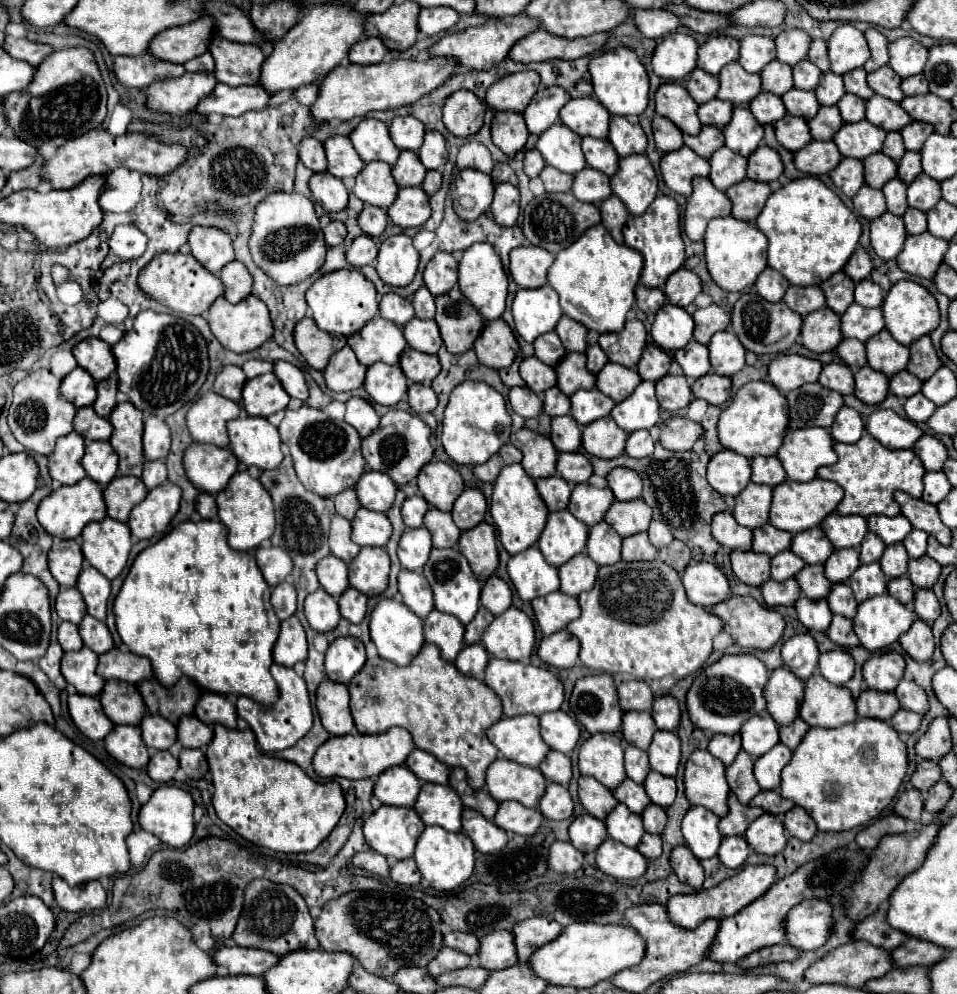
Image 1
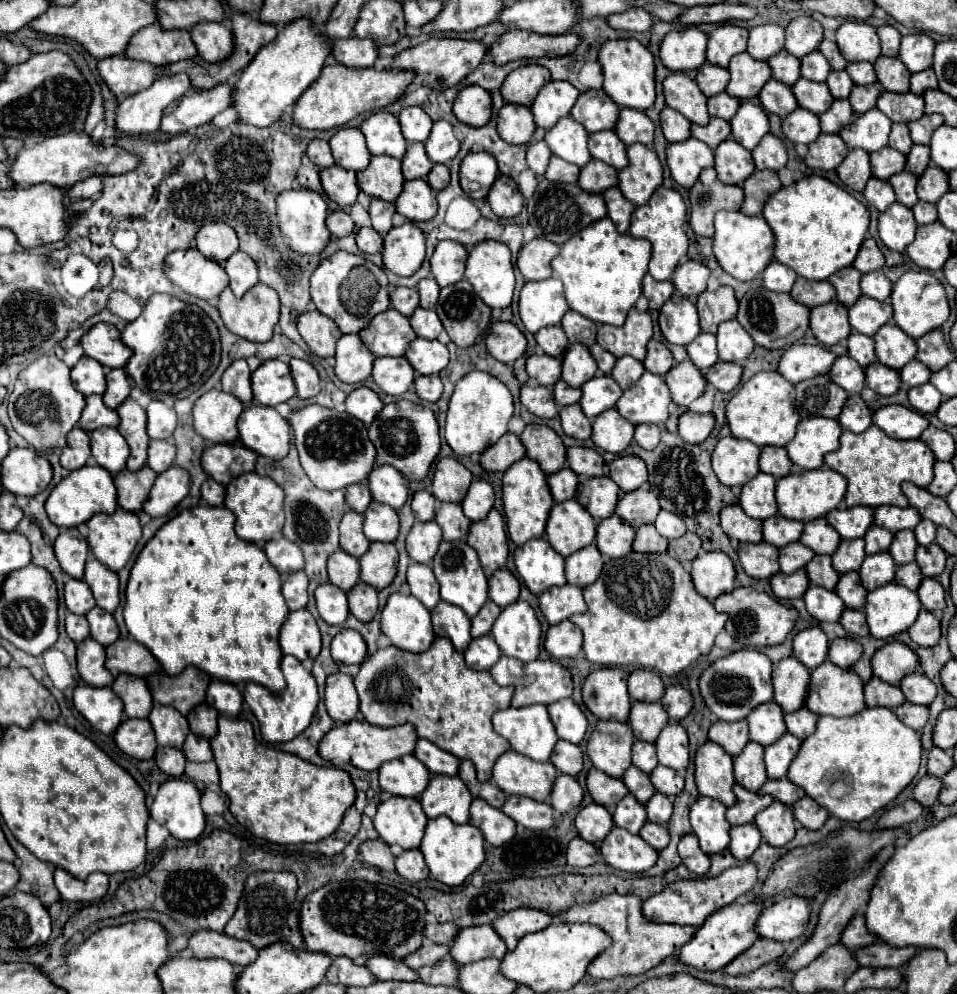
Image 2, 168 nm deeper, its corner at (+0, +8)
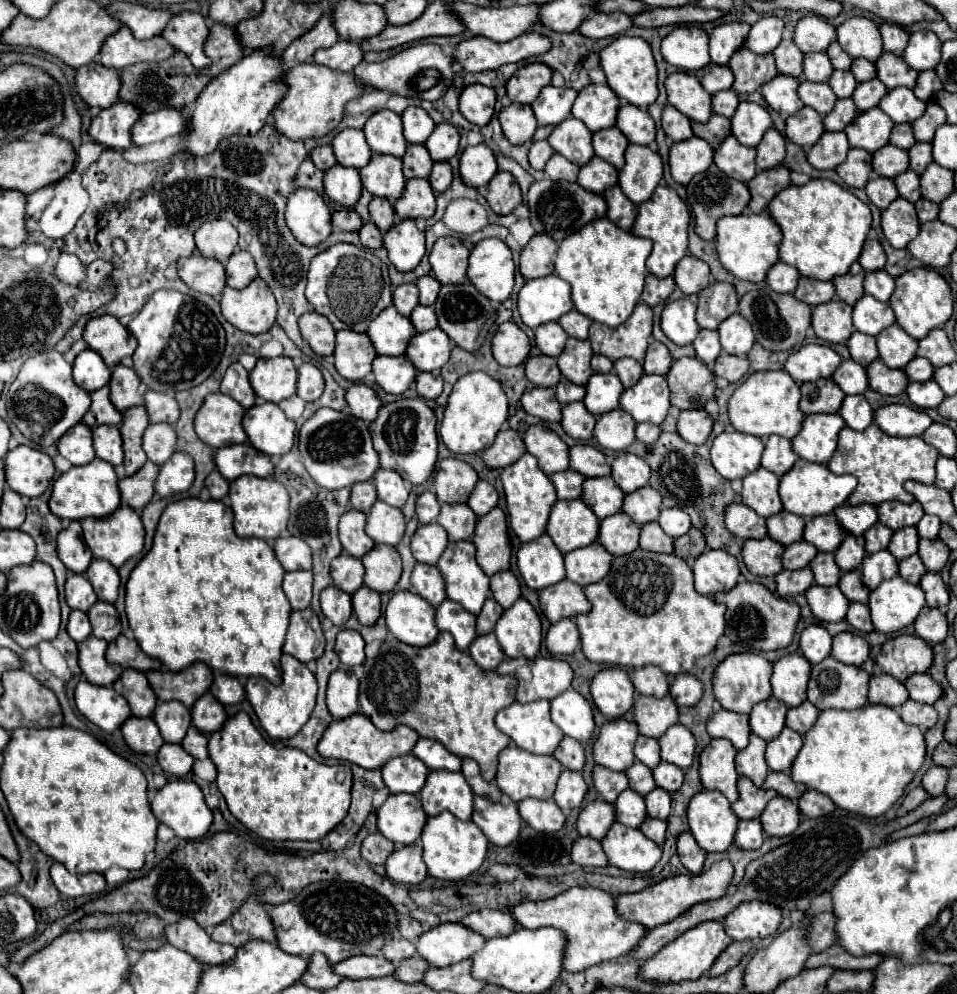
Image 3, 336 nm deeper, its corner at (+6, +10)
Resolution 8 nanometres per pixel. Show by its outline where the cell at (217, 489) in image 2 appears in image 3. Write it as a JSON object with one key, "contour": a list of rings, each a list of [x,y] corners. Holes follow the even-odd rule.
{"contour":[[[214,470],[214,472],[206,478],[206,488],[210,490],[210,494],[212,494],[214,500],[226,500],[226,496],[228,496],[228,486],[230,486],[230,482],[228,482],[218,470]]]}

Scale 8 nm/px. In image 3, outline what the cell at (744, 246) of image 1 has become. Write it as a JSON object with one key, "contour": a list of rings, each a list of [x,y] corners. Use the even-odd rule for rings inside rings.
{"contour":[[[768,212],[762,214],[740,214],[740,216],[724,216],[718,220],[718,236],[716,248],[722,266],[732,272],[736,278],[746,282],[762,282],[768,270],[780,260],[778,246],[782,242],[782,232],[776,222],[772,222]]]}

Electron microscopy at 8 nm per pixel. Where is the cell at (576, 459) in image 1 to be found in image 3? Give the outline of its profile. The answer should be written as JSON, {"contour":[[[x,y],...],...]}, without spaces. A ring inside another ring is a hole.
{"contour":[[[578,444],[570,448],[570,468],[584,474],[586,478],[596,476],[610,476],[612,468],[606,462],[606,456],[588,444]]]}

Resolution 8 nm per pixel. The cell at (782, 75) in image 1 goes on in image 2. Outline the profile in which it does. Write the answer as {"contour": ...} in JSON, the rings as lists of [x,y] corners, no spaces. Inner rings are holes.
{"contour":[[[786,50],[774,54],[768,64],[772,68],[772,76],[776,80],[782,80],[786,86],[792,86],[800,78],[800,60],[790,56]]]}

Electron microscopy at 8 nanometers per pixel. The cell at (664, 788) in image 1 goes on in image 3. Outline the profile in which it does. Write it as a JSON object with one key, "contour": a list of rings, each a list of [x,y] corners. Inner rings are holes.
{"contour":[[[660,762],[656,768],[654,768],[654,780],[660,788],[668,790],[670,794],[676,792],[682,782],[684,782],[684,772],[678,768],[678,766],[672,766],[668,762]]]}

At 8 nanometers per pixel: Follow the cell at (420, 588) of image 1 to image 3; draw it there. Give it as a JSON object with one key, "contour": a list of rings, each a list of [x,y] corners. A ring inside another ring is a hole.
{"contour":[[[416,564],[412,572],[412,588],[422,598],[426,598],[432,606],[440,606],[446,600],[444,578],[436,566],[430,564]]]}

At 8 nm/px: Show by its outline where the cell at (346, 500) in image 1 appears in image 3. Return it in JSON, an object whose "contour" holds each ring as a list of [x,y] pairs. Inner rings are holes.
{"contour":[[[362,482],[362,484],[356,484],[352,486],[352,494],[350,494],[350,502],[356,510],[360,512],[370,512],[372,504],[378,500],[376,496],[376,486],[372,482]]]}

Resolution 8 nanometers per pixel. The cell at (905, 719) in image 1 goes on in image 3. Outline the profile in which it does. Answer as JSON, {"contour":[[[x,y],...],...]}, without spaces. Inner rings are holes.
{"contour":[[[906,700],[900,706],[900,716],[904,722],[920,726],[922,730],[932,728],[938,722],[938,712],[930,704],[920,704],[916,700]]]}

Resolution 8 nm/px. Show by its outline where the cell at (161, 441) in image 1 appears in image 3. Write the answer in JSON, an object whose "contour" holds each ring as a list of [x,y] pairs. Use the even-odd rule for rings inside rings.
{"contour":[[[148,390],[146,392],[146,410],[148,410],[152,424],[156,424],[156,422],[176,424],[176,420],[180,418],[180,406],[178,406],[176,398],[172,398],[164,392]]]}

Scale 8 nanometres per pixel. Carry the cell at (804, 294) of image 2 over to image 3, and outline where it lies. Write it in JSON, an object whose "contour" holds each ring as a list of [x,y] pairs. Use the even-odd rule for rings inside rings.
{"contour":[[[800,278],[794,296],[810,306],[818,306],[818,304],[830,302],[834,298],[834,292],[836,292],[836,288],[832,282],[820,282],[814,278]]]}

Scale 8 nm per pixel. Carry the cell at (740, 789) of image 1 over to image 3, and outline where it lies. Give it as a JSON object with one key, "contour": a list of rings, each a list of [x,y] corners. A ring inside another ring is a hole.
{"contour":[[[750,734],[750,744],[736,754],[736,770],[738,774],[750,778],[756,786],[762,786],[768,776],[768,764],[764,760],[766,740],[756,734]]]}

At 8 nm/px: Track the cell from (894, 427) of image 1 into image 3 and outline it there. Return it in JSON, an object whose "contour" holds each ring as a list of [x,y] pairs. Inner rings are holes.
{"contour":[[[888,404],[876,410],[874,422],[890,436],[922,436],[932,424],[932,418],[912,406]]]}

